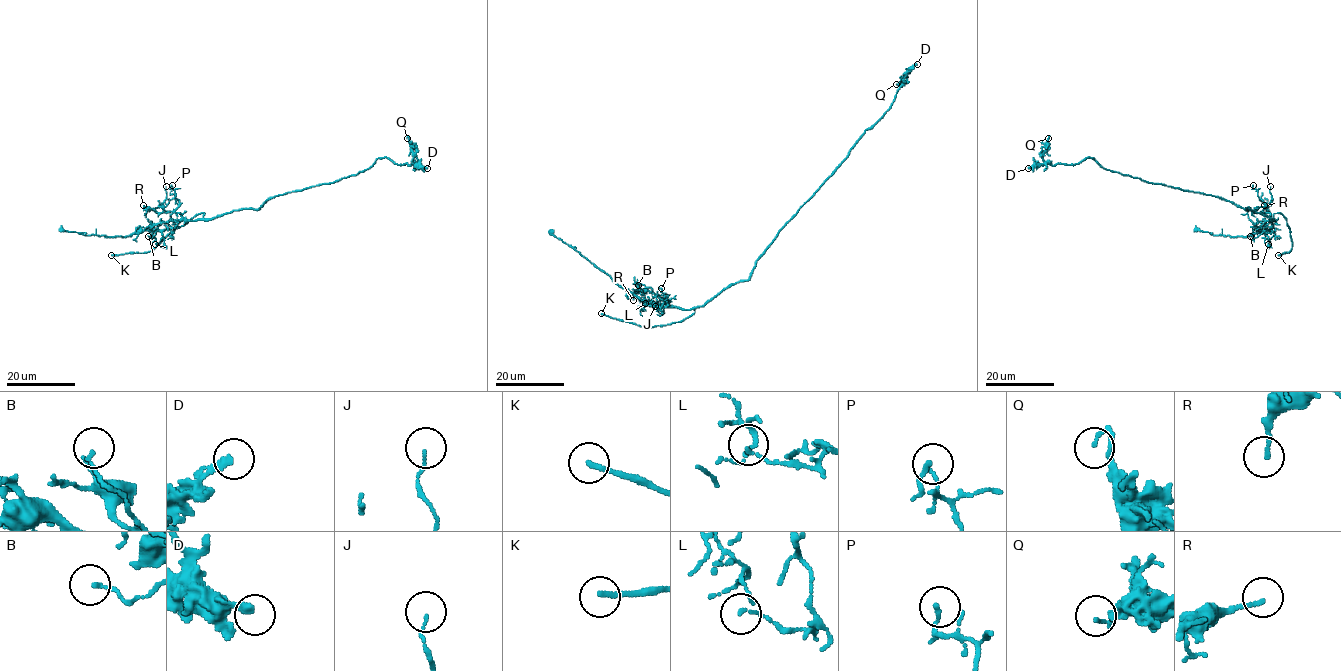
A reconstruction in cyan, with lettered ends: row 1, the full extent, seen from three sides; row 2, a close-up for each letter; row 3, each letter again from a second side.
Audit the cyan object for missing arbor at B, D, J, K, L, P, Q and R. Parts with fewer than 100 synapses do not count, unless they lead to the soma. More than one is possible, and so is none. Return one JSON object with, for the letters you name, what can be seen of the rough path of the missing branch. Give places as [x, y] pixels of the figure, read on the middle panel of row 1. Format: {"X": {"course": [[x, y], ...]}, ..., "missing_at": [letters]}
{"missing_at": ["K"]}

